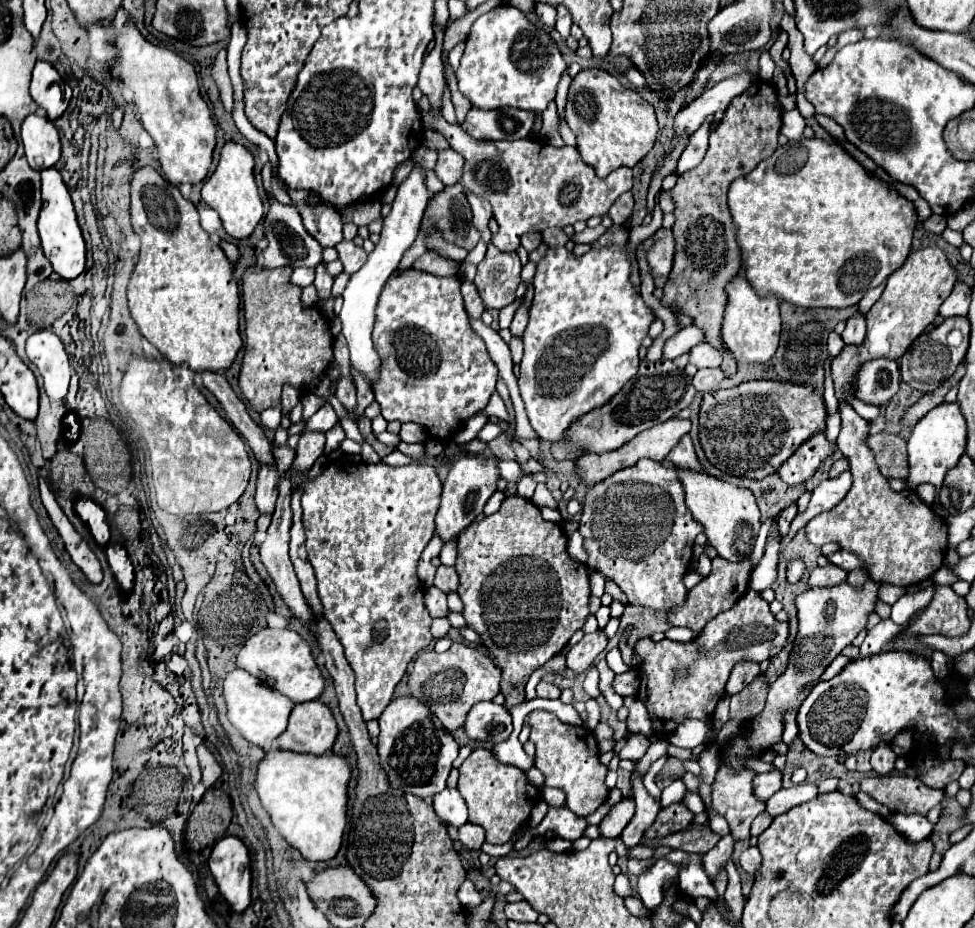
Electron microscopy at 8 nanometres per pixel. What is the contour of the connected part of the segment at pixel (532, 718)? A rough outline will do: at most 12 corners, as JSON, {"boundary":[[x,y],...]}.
{"boundary":[[554,713],[526,717],[536,767],[592,815],[608,797],[594,733]]}

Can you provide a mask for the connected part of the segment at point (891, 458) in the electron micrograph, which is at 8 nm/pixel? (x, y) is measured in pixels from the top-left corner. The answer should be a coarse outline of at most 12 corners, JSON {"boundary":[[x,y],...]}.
{"boundary":[[876,433],[868,445],[884,477],[906,477],[906,437]]}

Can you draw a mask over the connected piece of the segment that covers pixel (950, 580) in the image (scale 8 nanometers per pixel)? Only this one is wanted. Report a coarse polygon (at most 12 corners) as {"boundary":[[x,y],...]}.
{"boundary":[[941,566],[932,576],[933,582],[952,585],[959,579]]}

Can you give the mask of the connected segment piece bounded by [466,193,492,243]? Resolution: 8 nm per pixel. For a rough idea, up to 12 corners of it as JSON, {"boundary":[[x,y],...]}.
{"boundary":[[466,193],[474,225],[482,239],[490,243],[488,221],[492,207],[474,193]]}

